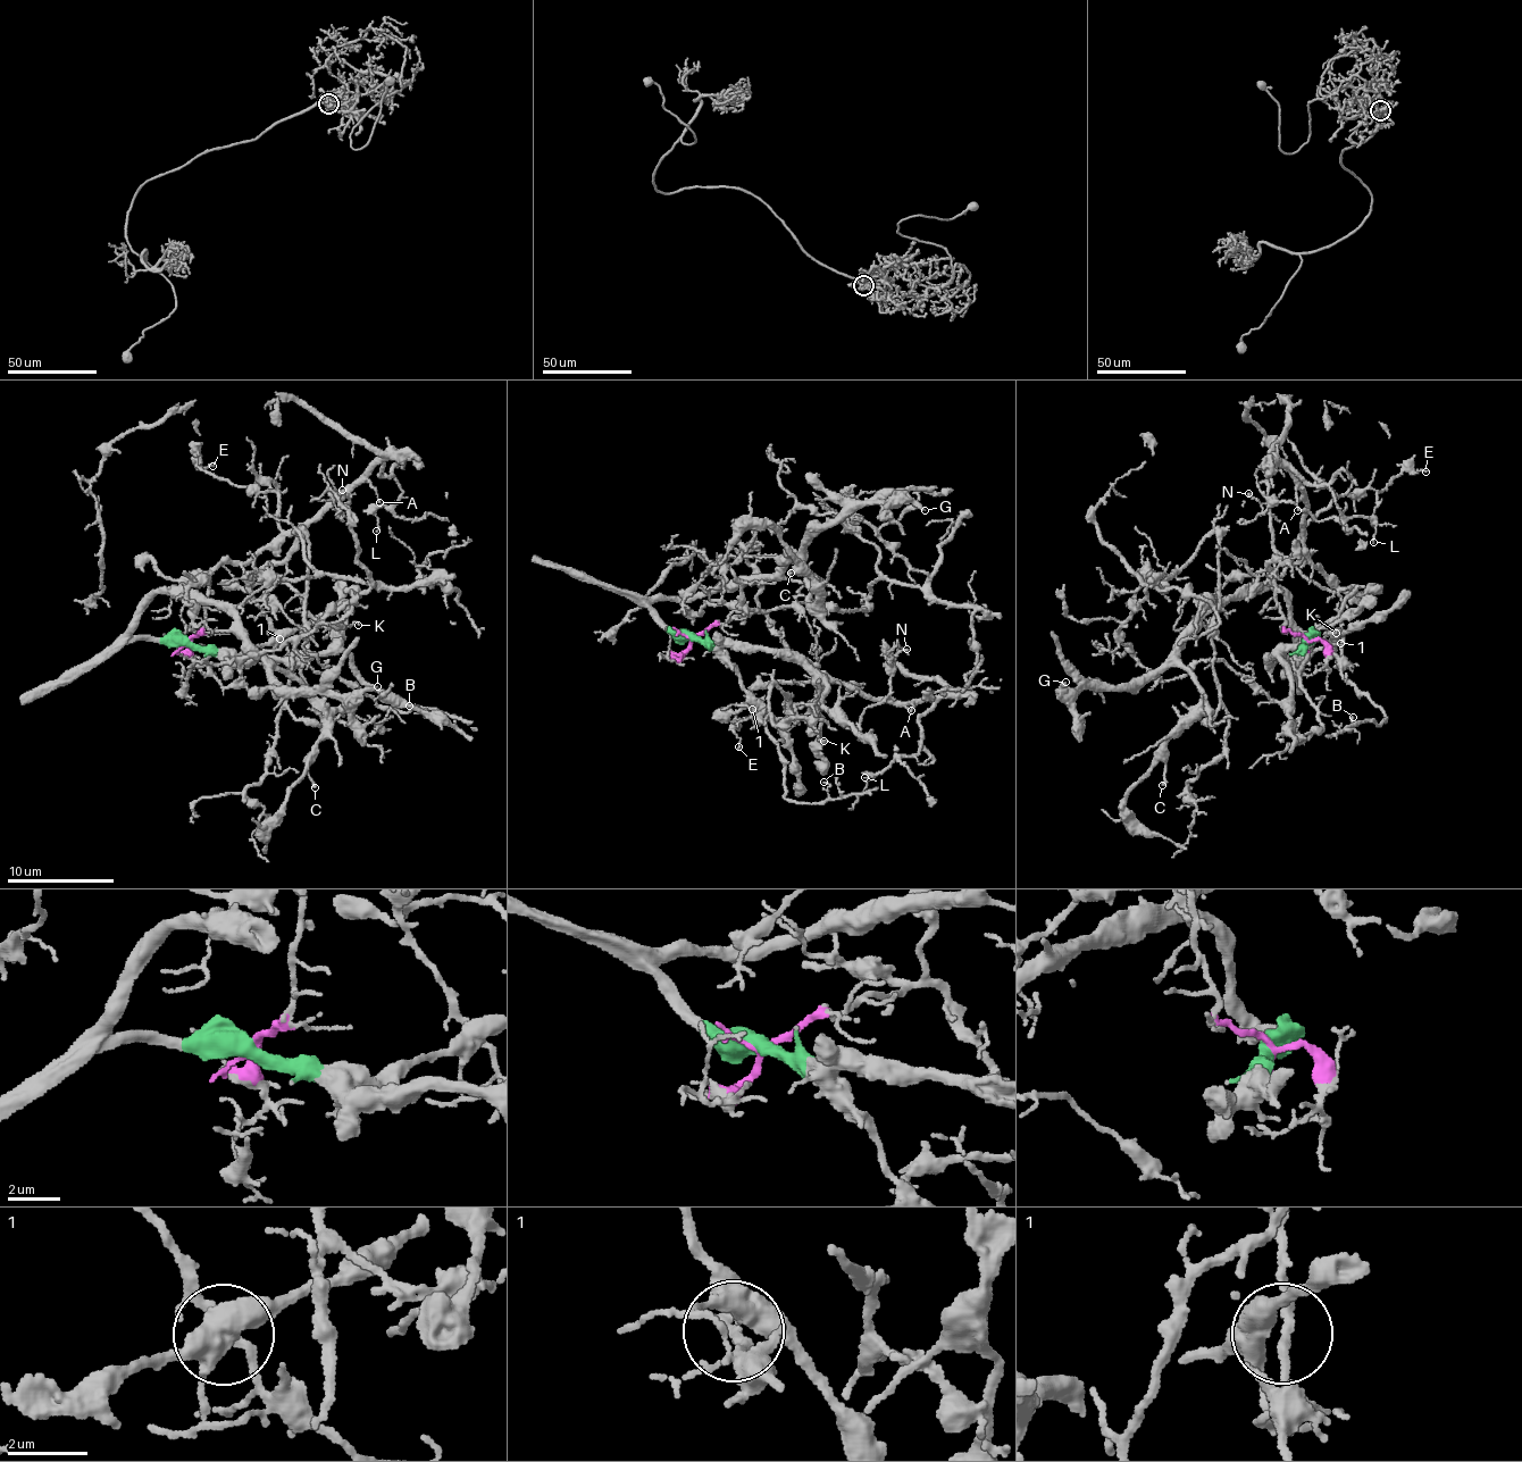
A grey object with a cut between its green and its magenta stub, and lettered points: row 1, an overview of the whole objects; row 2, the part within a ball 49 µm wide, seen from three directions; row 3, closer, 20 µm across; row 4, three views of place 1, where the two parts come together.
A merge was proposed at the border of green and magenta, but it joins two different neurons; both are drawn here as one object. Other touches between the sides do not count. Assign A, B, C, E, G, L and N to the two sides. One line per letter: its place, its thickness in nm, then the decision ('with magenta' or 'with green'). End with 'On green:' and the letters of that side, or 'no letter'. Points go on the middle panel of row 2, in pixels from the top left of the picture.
A: place (911, 710); calibre 130 nm; with magenta
B: place (824, 782); calibre 120 nm; with magenta
C: place (791, 573); calibre 140 nm; with green
E: place (738, 746); calibre 110 nm; with magenta
G: place (925, 510); calibre 240 nm; with green
L: place (864, 777); calibre 100 nm; with magenta
N: place (906, 649); calibre 150 nm; with magenta
On green: C, G

